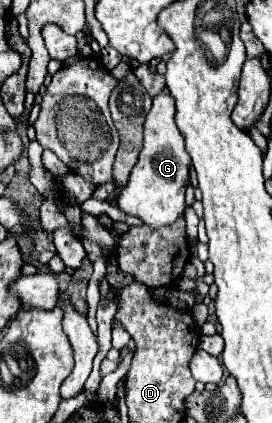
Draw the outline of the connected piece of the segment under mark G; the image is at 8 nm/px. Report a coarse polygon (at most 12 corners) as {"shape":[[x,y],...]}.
{"shape":[[173,96],[153,98],[117,200],[151,228],[185,214],[191,158]]}

